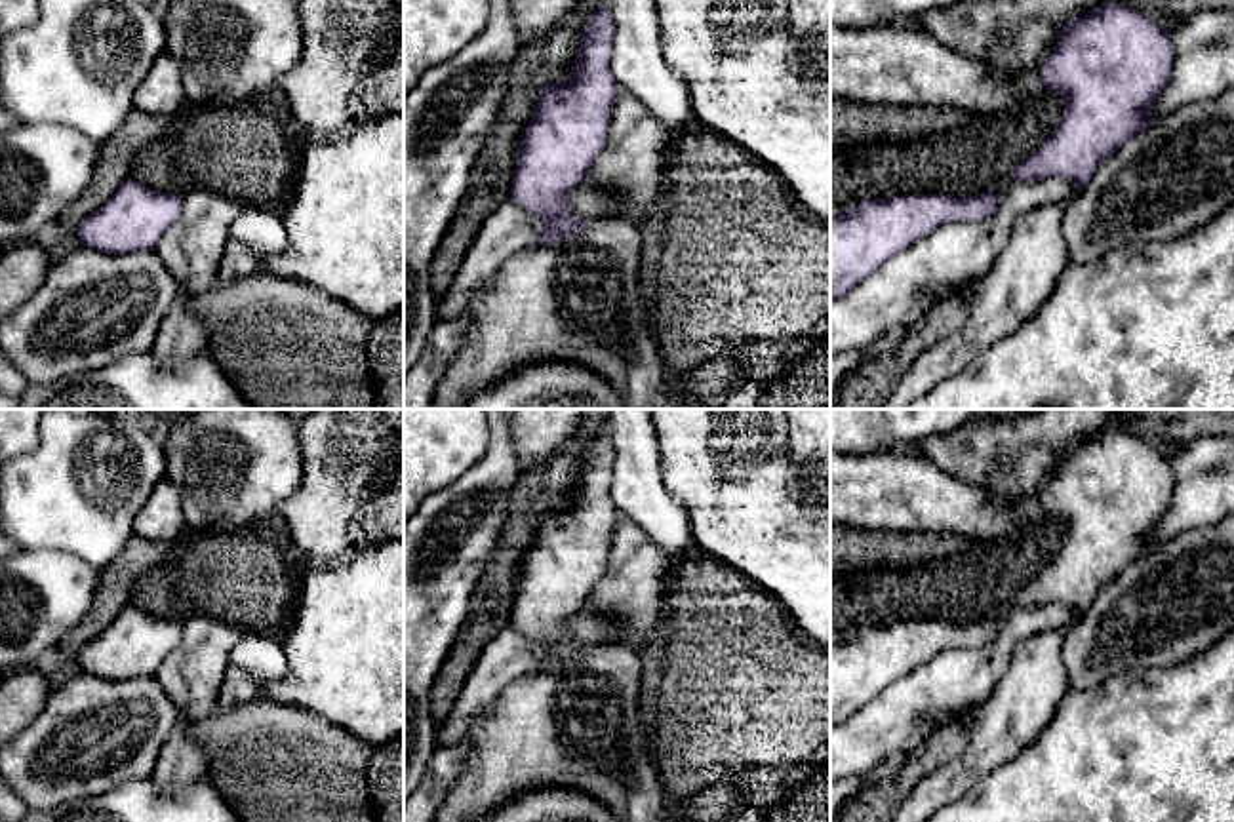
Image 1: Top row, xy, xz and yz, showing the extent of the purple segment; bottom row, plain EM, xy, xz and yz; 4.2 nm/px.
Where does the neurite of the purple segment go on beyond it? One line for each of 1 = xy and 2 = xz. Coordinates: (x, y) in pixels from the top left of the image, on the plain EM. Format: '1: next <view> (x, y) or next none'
1: next none
2: next none

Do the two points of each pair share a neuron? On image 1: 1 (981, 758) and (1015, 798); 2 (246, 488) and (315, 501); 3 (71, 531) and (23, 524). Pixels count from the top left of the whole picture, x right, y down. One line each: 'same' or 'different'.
1: different
2: different
3: same

